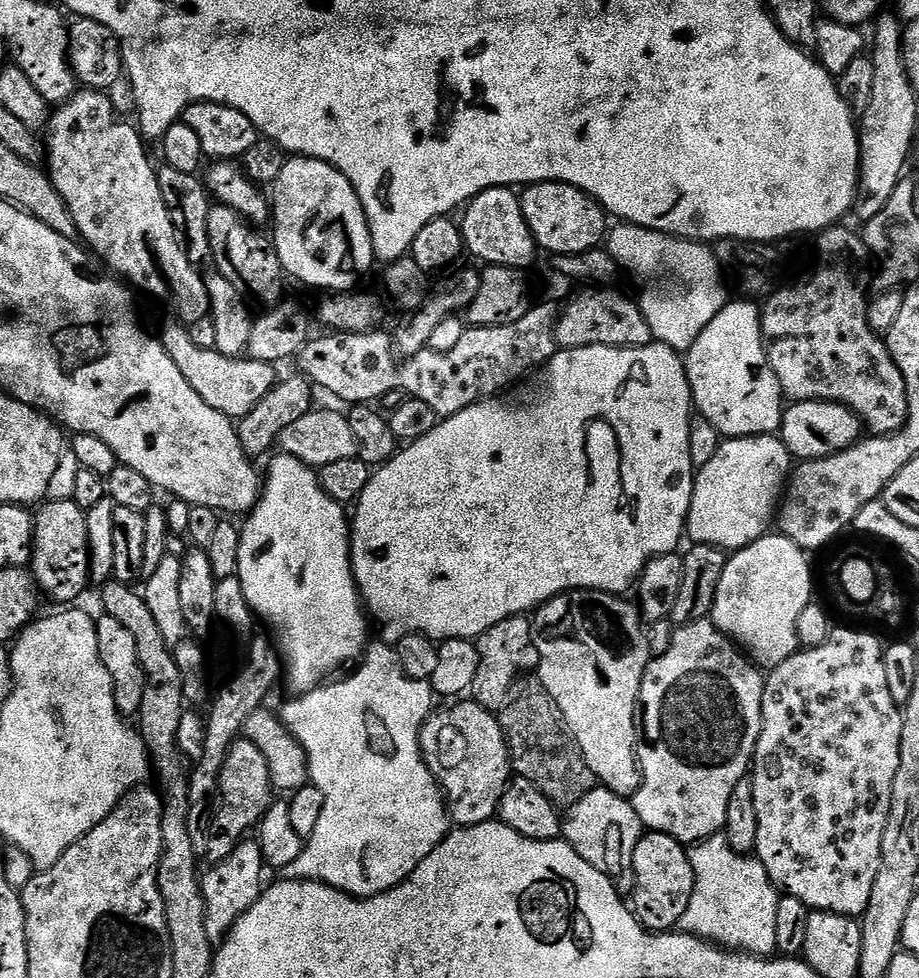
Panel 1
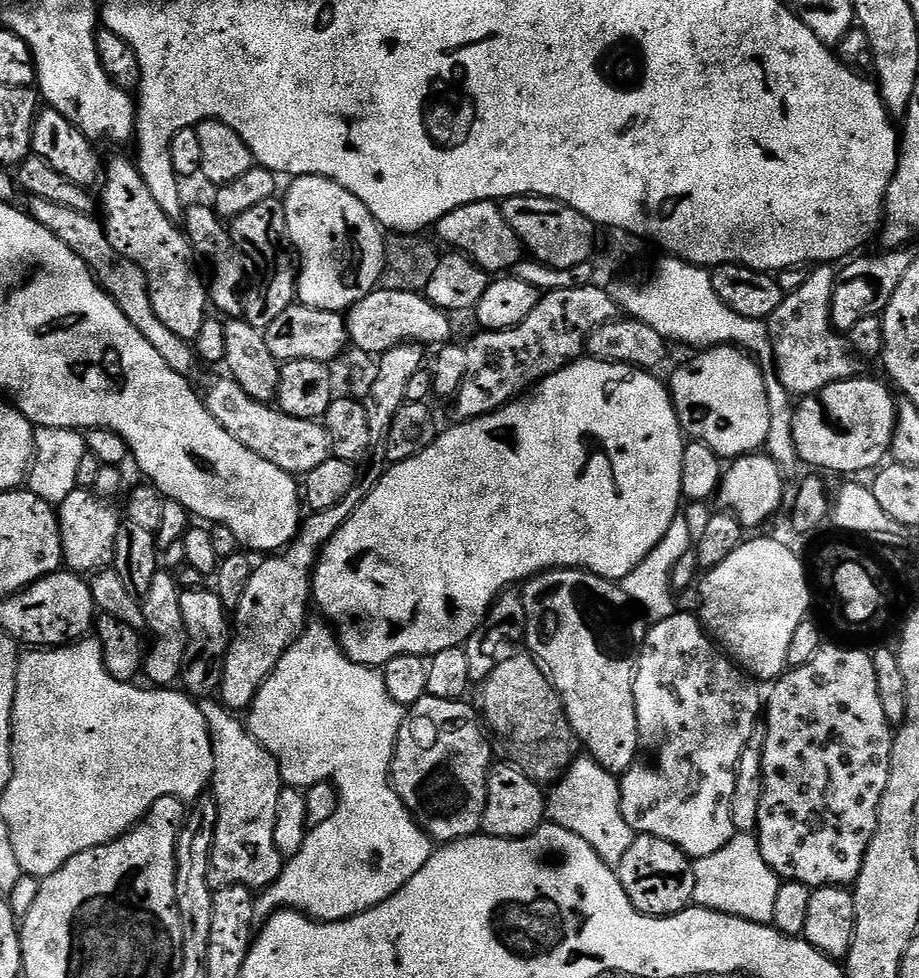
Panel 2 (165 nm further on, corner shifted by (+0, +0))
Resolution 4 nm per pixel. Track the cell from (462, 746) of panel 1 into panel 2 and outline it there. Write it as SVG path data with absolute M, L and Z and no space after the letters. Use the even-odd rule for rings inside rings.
M426 695L407 709L396 753L392 756L392 785L408 811L420 821L425 832L441 845L477 835L484 827L484 811L488 797L488 773L494 767L492 748L484 737L485 725L477 709L468 702L434 698Z

